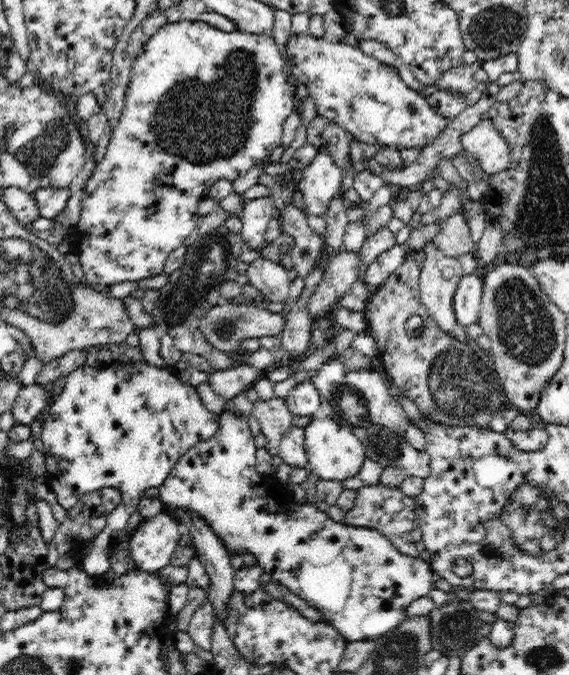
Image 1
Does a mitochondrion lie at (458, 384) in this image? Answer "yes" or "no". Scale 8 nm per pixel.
yes

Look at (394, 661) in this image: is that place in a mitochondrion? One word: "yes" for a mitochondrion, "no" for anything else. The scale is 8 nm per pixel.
yes

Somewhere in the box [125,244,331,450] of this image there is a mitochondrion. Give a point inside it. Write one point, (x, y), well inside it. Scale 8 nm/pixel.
(226, 327)

